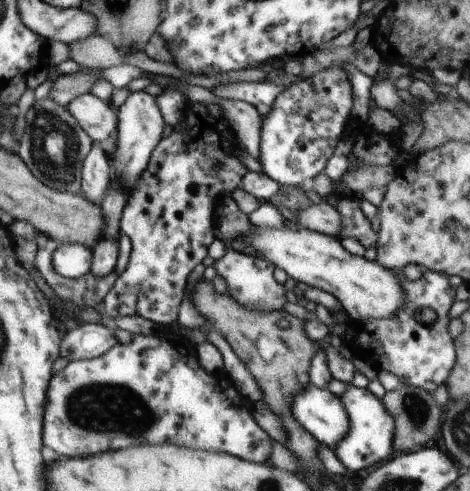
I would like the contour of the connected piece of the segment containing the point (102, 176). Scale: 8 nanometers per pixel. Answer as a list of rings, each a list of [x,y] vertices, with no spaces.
[[[92,146],[82,162],[79,194],[91,204],[99,206],[106,188],[110,185],[110,179],[111,168],[107,154],[100,146]]]

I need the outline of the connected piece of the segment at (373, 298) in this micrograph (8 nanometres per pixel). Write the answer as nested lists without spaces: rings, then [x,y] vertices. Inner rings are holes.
[[[262,228],[247,237],[242,237],[253,250],[255,256],[271,261],[281,268],[289,278],[309,287],[319,288],[332,294],[341,304],[349,320],[370,321],[389,319],[402,308],[404,292],[400,278],[390,269],[380,265],[375,259],[369,261],[355,256],[342,247],[340,240],[325,236],[306,228]]]

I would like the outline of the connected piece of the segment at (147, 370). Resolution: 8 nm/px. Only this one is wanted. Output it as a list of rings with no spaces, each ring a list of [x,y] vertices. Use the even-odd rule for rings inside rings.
[[[134,334],[132,339],[125,344],[115,343],[109,350],[103,354],[93,357],[92,359],[79,359],[69,361],[66,366],[60,370],[49,382],[49,390],[46,392],[47,402],[47,428],[43,428],[43,446],[51,448],[53,452],[57,452],[59,456],[89,456],[89,454],[97,454],[97,452],[105,452],[105,450],[117,450],[117,448],[127,448],[127,446],[135,446],[135,444],[183,444],[190,449],[211,450],[230,454],[241,460],[249,460],[255,464],[267,464],[271,455],[270,444],[271,439],[253,420],[251,413],[244,407],[240,406],[243,395],[238,392],[238,388],[230,381],[223,369],[207,374],[198,365],[195,347],[187,346],[187,349],[179,347],[157,338],[157,336]]]

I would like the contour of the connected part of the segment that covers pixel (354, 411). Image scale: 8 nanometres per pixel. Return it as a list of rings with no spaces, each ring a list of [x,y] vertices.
[[[349,384],[348,389],[339,398],[348,414],[348,431],[336,444],[333,452],[346,469],[359,474],[359,470],[369,469],[369,466],[383,462],[391,454],[394,420],[385,410],[380,398],[366,388],[362,389]]]

